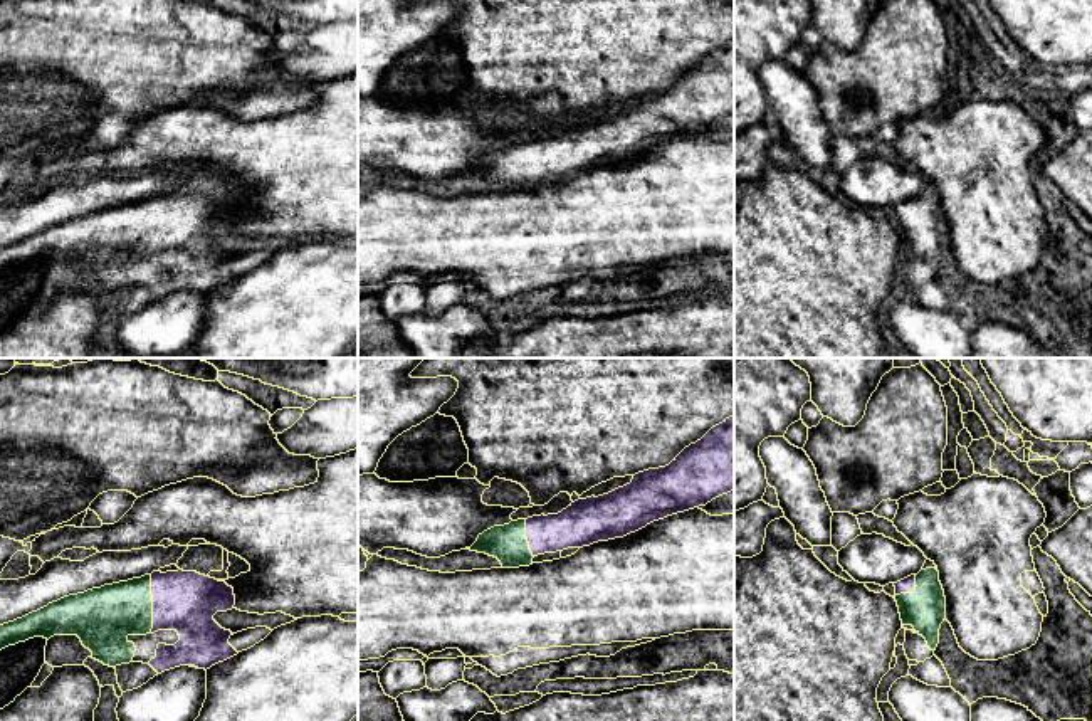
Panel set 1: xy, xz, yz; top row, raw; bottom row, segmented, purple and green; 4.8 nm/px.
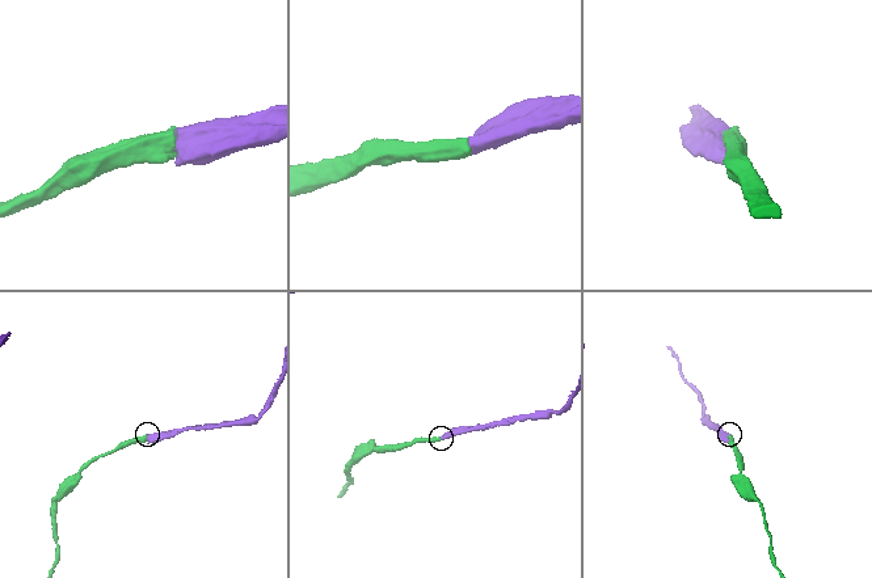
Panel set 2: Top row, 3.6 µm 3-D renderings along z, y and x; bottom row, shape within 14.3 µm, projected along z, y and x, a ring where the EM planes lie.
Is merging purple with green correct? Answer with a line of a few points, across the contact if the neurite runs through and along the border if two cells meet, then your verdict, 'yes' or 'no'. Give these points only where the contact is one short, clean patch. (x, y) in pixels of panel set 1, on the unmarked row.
xy (185, 226), (153, 227), (120, 232), (103, 241) | yes

